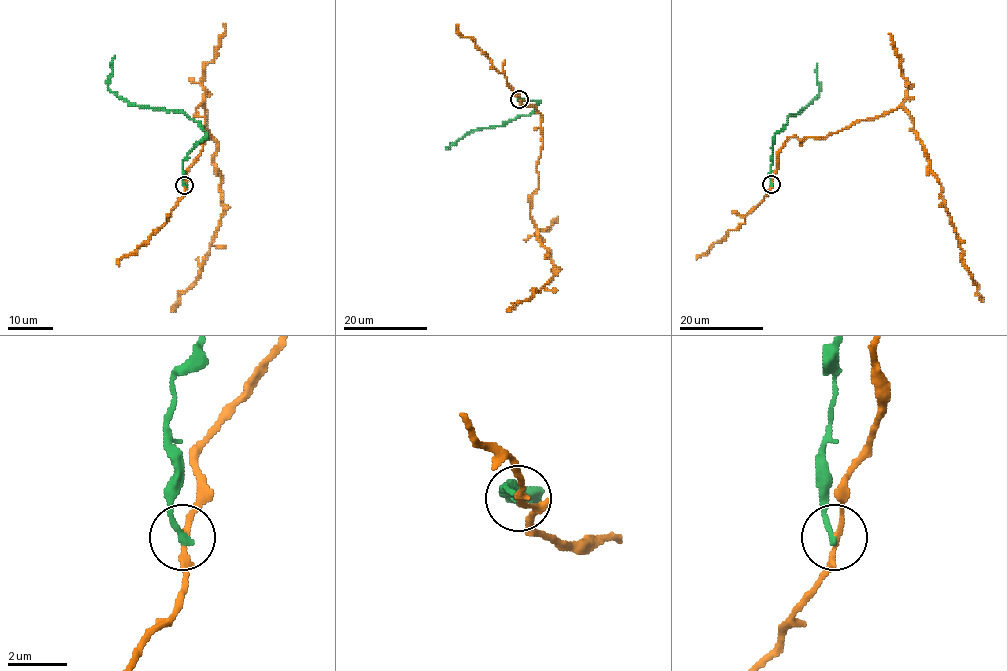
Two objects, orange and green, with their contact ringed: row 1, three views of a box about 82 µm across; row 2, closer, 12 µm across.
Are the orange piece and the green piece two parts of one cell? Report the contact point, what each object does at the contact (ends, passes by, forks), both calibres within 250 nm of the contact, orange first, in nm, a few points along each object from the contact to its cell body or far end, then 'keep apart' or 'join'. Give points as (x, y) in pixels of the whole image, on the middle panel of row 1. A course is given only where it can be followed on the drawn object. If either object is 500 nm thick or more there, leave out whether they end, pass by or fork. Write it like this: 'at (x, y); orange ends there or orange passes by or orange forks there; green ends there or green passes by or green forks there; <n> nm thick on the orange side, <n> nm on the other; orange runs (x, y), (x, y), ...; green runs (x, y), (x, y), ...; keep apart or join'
at (519, 99); orange passes by; green ends there; 180 nm thick on the orange side, 200 nm on the other; orange runs (519, 100), (534, 106), (542, 119), (539, 184), (530, 198), (530, 217), (556, 274), (507, 310); green runs (519, 100), (539, 103), (530, 113), (501, 125), (468, 131), (448, 147), (453, 145); keep apart

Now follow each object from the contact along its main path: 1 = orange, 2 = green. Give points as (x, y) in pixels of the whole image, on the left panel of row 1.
1: (184, 185), (209, 134), (196, 115), (203, 102), (224, 214), (200, 274), (171, 312)
2: (184, 185), (183, 160), (205, 132), (182, 111), (130, 105), (108, 88), (114, 56)

